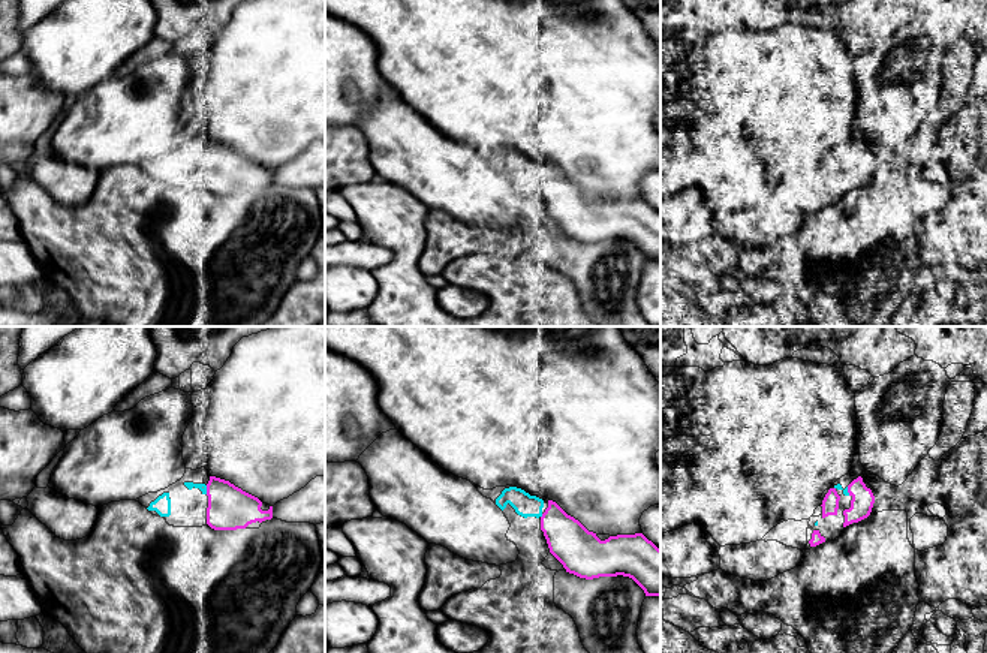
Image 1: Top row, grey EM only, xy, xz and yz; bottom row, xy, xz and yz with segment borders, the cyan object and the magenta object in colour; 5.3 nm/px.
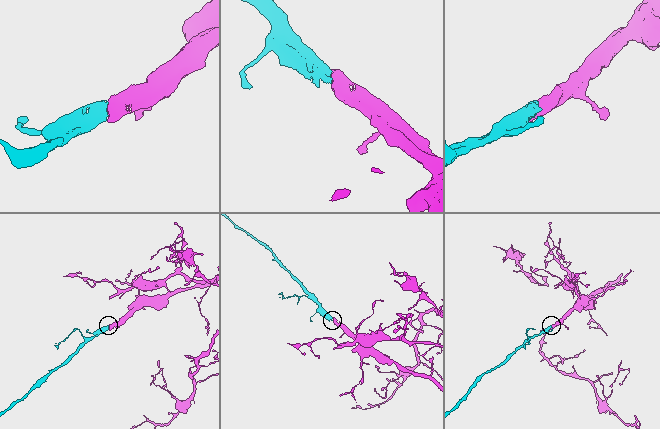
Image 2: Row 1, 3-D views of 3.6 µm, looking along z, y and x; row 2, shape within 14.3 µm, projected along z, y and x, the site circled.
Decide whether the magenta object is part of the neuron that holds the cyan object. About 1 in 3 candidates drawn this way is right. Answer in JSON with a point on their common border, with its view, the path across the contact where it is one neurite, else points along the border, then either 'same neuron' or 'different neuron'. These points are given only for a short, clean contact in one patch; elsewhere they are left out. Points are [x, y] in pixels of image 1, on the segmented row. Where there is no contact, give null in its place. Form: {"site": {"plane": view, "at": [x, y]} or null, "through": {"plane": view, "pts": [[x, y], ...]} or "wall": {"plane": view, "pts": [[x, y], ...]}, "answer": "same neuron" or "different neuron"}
{"site": {"plane": "xy", "at": [205, 490]}, "answer": "same neuron"}

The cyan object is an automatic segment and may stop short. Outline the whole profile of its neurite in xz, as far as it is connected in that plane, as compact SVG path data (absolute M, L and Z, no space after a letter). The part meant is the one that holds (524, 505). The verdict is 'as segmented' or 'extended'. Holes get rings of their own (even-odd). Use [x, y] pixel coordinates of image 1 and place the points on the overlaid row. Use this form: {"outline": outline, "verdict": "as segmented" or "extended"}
{"outline": "M517 487L505 488L496 499L502 511L508 503L518 515L541 520L550 553L566 572L586 580L629 577L646 596L660 596L660 550L643 533L617 535L601 541L556 502L548 500L544 511L542 499Z", "verdict": "extended"}

